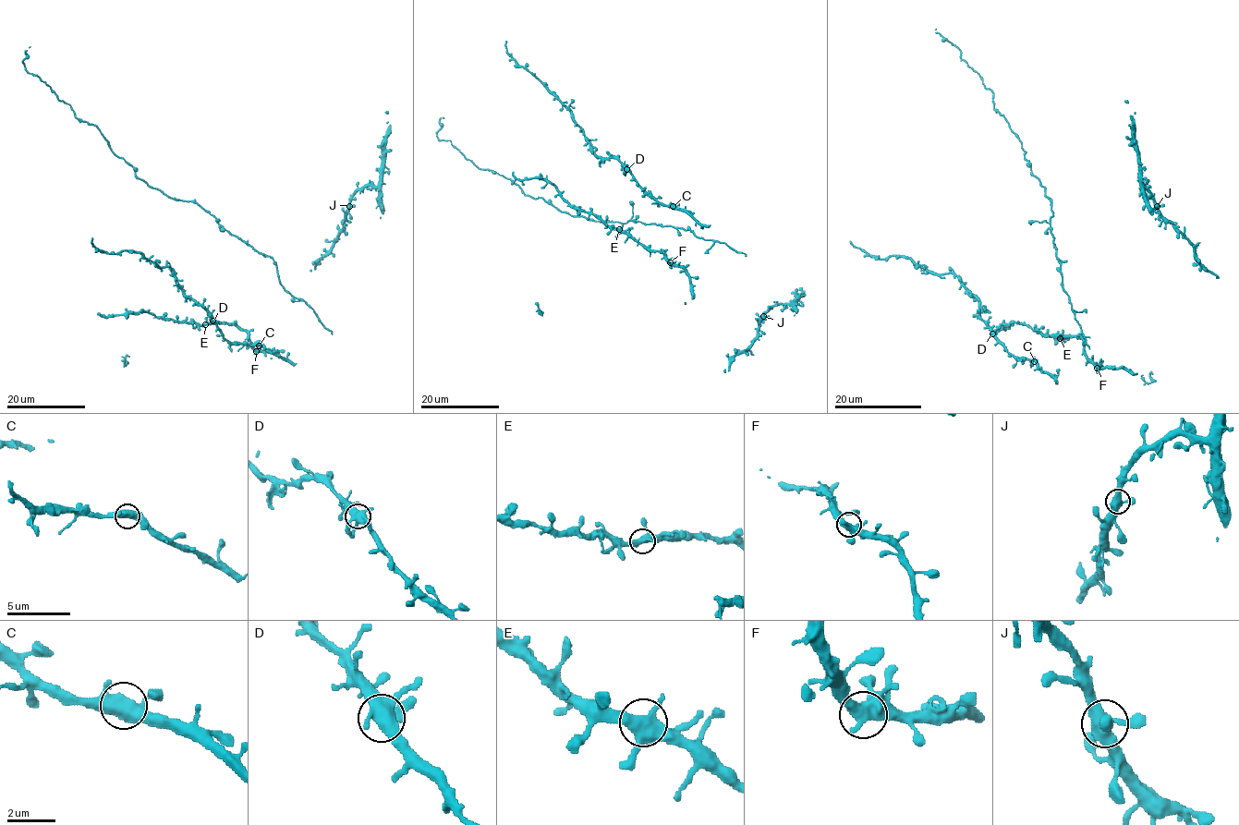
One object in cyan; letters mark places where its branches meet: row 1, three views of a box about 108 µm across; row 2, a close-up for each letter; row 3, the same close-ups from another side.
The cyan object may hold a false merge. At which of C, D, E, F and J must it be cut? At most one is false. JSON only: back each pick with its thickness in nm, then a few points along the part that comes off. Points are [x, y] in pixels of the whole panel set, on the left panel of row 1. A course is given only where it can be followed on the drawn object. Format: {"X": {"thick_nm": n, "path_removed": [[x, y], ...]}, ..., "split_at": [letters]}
{"split_at": []}

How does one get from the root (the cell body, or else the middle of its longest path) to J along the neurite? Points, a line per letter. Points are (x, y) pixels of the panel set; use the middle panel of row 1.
J: (734, 348), (741, 353), (750, 345), (763, 316)

